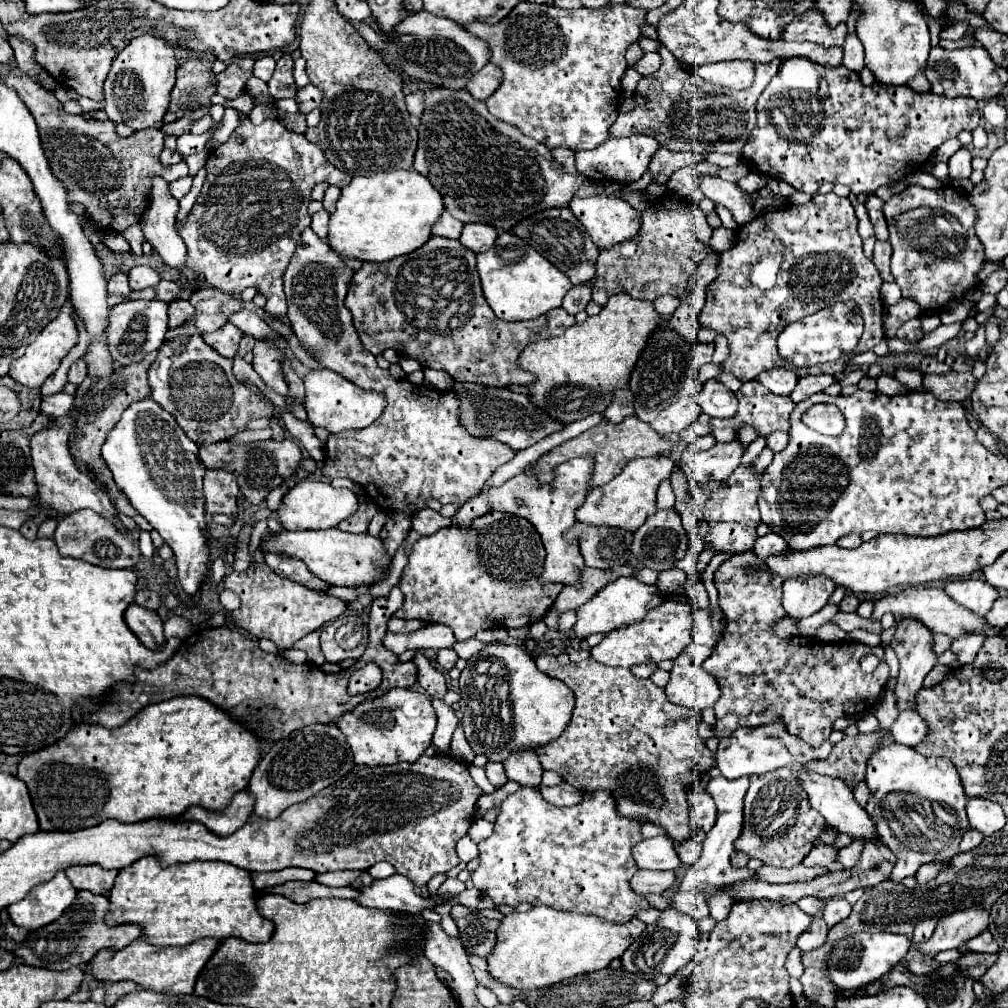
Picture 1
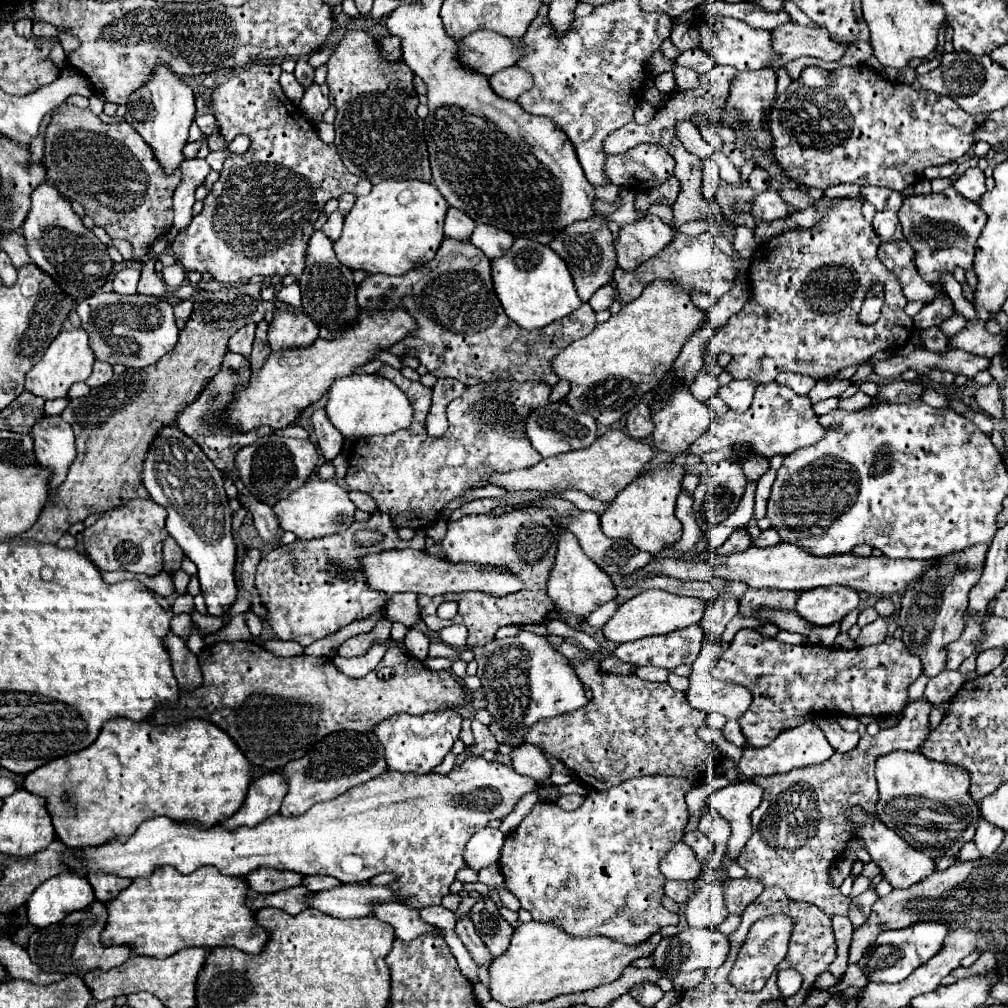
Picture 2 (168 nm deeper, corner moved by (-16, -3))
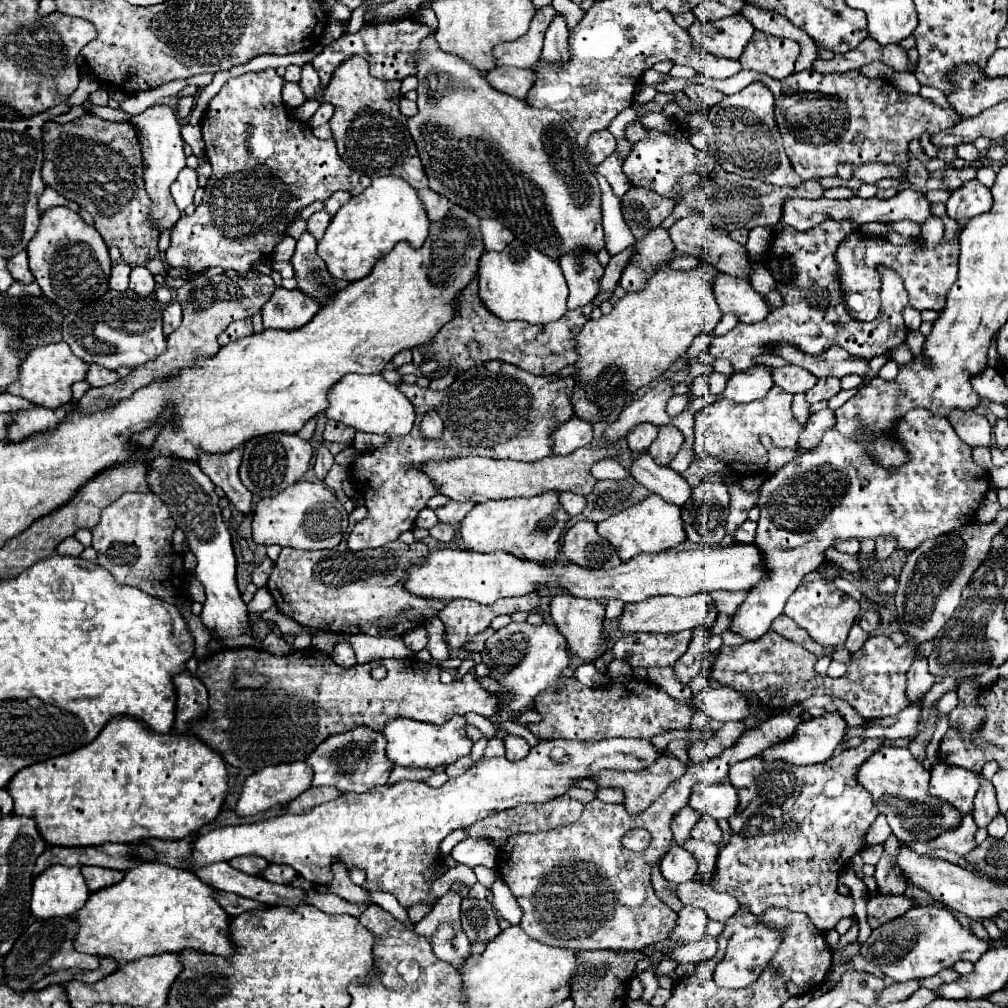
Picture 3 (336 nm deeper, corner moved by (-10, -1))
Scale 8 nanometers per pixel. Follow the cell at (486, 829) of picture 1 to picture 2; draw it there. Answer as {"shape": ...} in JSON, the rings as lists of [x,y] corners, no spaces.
{"shape":[[[486,826],[486,828],[478,830],[464,848],[464,860],[466,860],[468,868],[472,868],[474,872],[480,872],[482,868],[498,864],[504,838],[506,836],[498,828]]]}

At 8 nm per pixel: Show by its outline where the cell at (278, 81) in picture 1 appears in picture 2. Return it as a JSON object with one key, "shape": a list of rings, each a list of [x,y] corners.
{"shape":[[[298,60],[298,62],[296,62],[294,76],[296,76],[296,80],[298,80],[304,88],[308,88],[308,86],[314,82],[314,68],[312,68],[306,60]]]}

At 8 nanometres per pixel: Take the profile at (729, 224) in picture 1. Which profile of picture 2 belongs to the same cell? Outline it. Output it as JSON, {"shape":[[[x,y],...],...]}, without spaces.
{"shape":[[[744,225],[738,226],[733,246],[743,258],[751,258],[758,248],[754,238],[754,230]]]}

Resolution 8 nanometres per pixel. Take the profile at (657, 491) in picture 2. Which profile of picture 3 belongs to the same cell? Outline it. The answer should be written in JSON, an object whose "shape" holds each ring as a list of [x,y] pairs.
{"shape":[[[650,492],[642,502],[598,522],[598,534],[610,540],[610,544],[618,550],[622,562],[642,554],[642,552],[662,552],[668,548],[678,546],[686,540],[682,520],[680,520],[680,506],[662,502],[662,498]]]}

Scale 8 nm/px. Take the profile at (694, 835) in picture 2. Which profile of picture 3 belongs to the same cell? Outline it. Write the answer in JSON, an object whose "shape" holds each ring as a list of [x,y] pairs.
{"shape":[[[686,806],[682,808],[676,816],[674,816],[674,822],[672,822],[672,834],[674,834],[674,842],[678,846],[684,846],[690,838],[692,838],[692,826],[696,824],[698,820],[698,814],[694,808]]]}

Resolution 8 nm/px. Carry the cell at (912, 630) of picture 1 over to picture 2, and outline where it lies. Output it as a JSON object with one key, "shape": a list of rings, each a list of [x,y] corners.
{"shape":[[[976,544],[972,548],[964,548],[960,552],[940,556],[936,560],[936,564],[924,576],[920,576],[920,580],[914,580],[910,584],[910,588],[906,588],[906,592],[902,594],[902,608],[900,608],[900,628],[904,630],[902,642],[906,644],[906,648],[912,654],[916,654],[922,660],[924,672],[928,676],[936,676],[944,670],[944,664],[946,664],[944,646],[948,642],[956,640],[964,630],[964,614],[966,614],[966,608],[968,608],[968,592],[976,584],[976,580],[980,578],[980,568],[984,566],[986,550],[988,550],[988,544]]]}

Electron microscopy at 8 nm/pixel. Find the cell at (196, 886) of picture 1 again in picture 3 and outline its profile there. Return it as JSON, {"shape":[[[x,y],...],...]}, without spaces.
{"shape":[[[140,862],[138,866],[130,868],[122,882],[108,886],[106,890],[100,890],[98,894],[90,894],[84,908],[80,908],[74,918],[80,924],[78,936],[74,940],[74,948],[78,952],[86,954],[98,954],[98,956],[110,956],[120,966],[126,962],[140,960],[144,956],[156,956],[164,952],[182,952],[186,948],[218,954],[218,956],[230,956],[234,954],[234,942],[230,938],[230,916],[226,910],[216,902],[214,888],[206,882],[202,882],[194,872],[172,868],[162,862]]]}

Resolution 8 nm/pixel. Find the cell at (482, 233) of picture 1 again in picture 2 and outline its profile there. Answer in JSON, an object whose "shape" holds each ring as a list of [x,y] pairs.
{"shape":[[[478,224],[470,236],[470,242],[480,248],[490,260],[494,260],[508,252],[508,248],[514,244],[514,238],[500,228],[492,228],[490,224]]]}

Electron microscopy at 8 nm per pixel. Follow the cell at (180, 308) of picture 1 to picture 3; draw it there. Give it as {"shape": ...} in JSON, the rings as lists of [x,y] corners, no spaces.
{"shape":[[[172,300],[172,302],[164,308],[162,316],[164,316],[164,334],[168,336],[168,334],[172,334],[172,332],[180,326],[180,322],[182,322],[180,302],[178,302],[178,300]]]}

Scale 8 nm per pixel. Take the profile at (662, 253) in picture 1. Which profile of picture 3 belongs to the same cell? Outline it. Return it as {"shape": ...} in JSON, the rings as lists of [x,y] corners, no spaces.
{"shape":[[[718,272],[712,278],[712,288],[720,310],[738,314],[740,322],[754,324],[766,318],[768,306],[764,302],[764,296],[754,292],[744,276],[730,276],[726,272]]]}

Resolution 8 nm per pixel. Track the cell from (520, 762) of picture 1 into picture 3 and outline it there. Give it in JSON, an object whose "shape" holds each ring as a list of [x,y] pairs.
{"shape":[[[510,734],[510,736],[504,738],[504,744],[506,744],[506,758],[512,760],[512,762],[526,758],[526,754],[530,752],[530,744],[520,736]]]}

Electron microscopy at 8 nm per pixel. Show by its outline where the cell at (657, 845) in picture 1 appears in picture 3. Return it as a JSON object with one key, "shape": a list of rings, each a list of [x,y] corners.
{"shape":[[[672,846],[660,862],[662,876],[672,884],[682,884],[696,876],[696,858],[682,846]]]}

